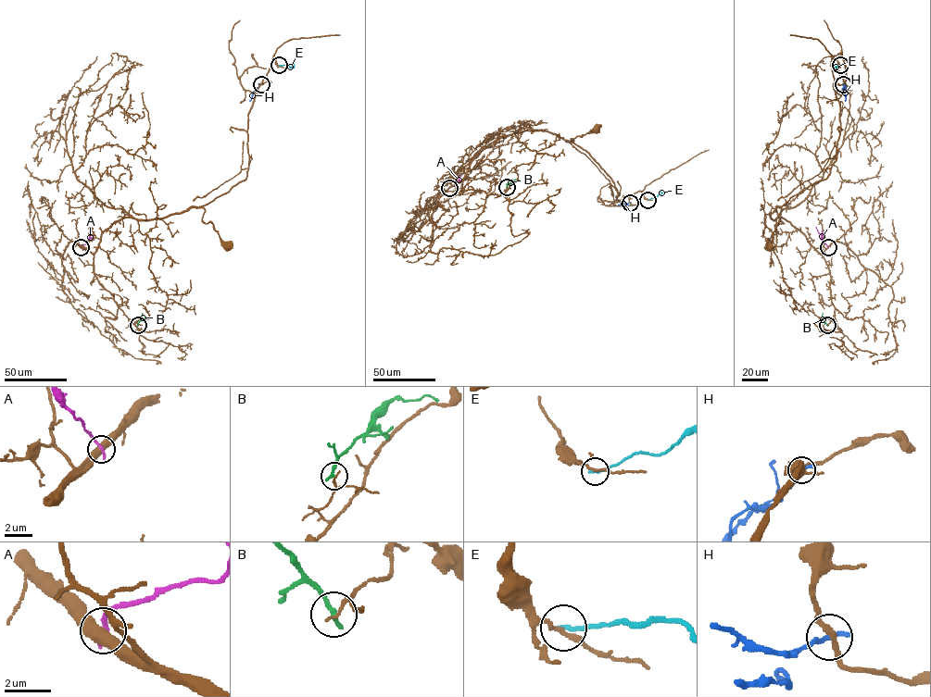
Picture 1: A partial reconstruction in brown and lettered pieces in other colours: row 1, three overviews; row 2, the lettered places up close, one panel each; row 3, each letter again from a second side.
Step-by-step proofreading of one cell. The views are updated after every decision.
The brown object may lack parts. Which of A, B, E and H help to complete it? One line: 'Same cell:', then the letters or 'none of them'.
Same cell: none of them

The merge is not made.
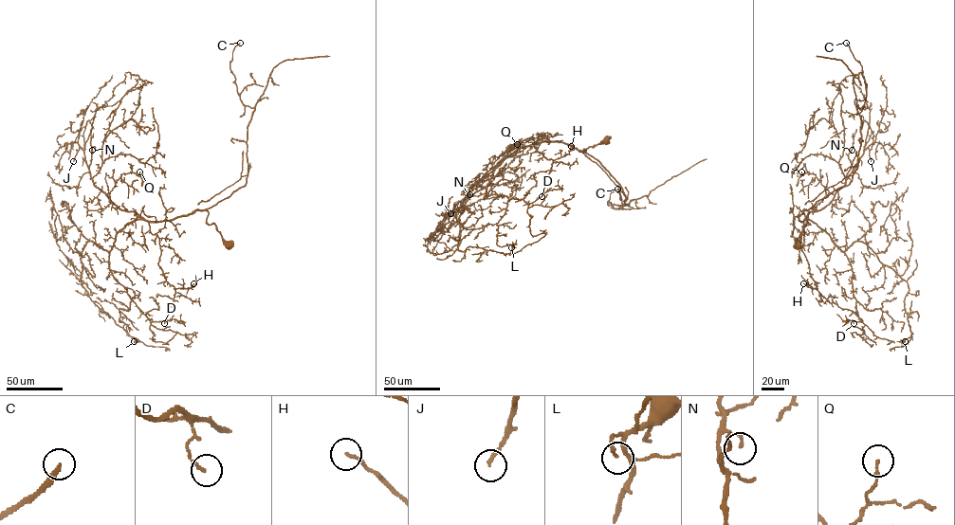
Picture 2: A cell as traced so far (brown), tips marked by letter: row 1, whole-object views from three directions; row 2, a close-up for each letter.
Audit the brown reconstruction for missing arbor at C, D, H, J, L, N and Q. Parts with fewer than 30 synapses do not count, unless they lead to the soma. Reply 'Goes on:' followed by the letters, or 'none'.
Goes on: C, J

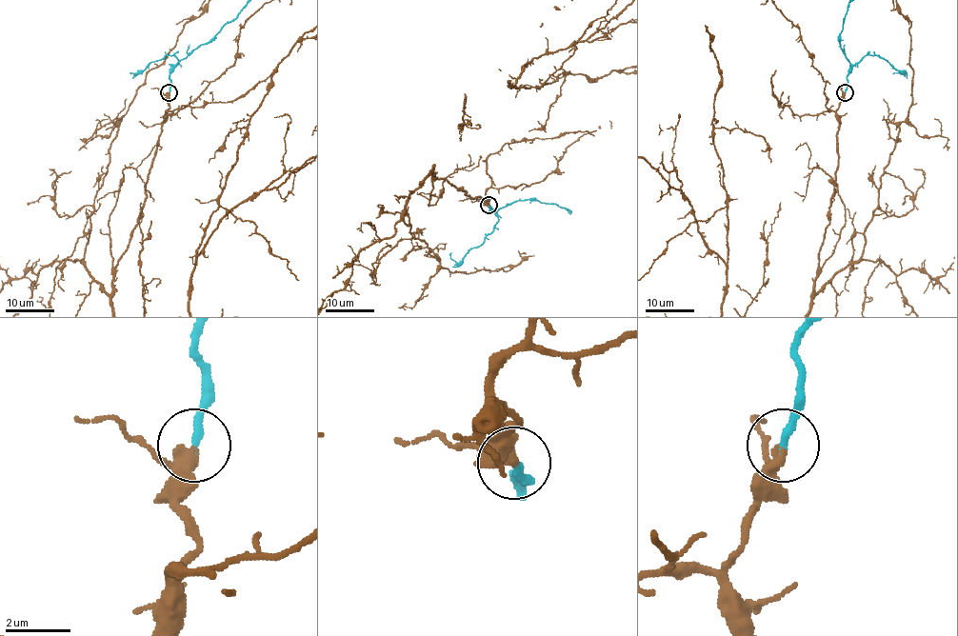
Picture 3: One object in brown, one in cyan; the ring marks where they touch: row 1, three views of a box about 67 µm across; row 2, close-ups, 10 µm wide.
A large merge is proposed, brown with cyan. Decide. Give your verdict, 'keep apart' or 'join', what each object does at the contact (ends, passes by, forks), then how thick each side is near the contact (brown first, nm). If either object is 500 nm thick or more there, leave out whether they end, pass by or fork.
join; brown passes by; cyan ends there; 280 nm thick on the brown side, 240 nm on the other

